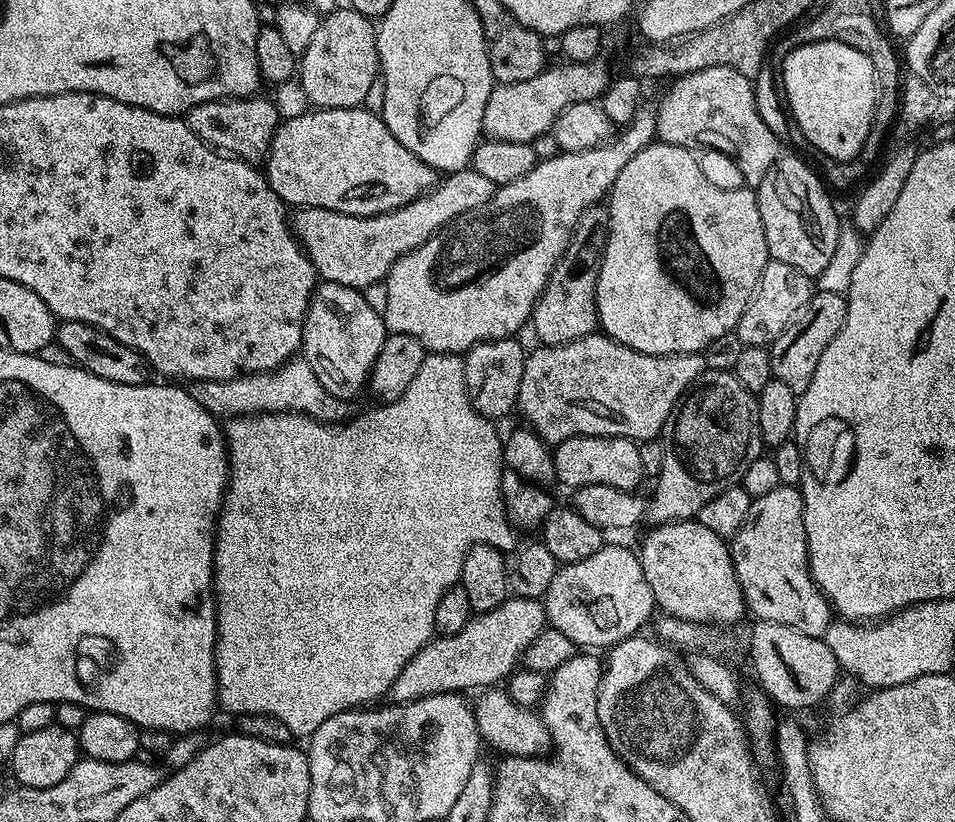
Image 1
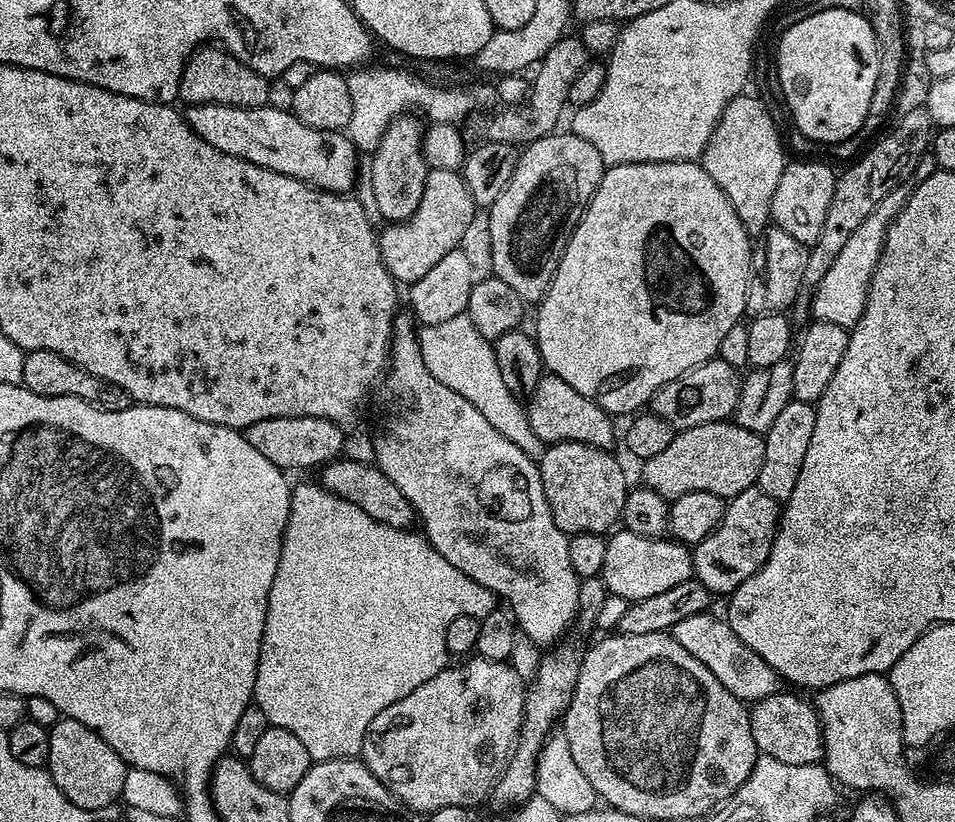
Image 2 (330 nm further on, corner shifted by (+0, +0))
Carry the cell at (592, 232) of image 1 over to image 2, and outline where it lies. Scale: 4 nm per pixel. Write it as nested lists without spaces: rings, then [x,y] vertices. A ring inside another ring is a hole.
[[[557,130],[527,145],[506,190],[487,209],[488,240],[492,243],[491,275],[497,276],[525,305],[535,305],[546,294],[566,242],[588,208],[606,171],[602,154],[571,131]]]

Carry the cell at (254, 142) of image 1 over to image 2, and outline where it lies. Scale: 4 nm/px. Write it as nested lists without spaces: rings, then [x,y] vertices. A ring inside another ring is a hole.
[[[201,46],[192,53],[188,63],[184,66],[184,73],[180,79],[179,99],[185,100],[185,105],[188,106],[193,104],[225,104],[235,108],[262,108],[268,103],[269,85],[269,81],[265,77],[258,75],[254,70],[250,70],[250,66],[238,62],[238,58],[231,56],[225,48]]]

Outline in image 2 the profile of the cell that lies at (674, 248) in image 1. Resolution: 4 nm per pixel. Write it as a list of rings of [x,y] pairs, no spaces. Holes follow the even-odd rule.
[[[679,160],[611,165],[605,171],[598,190],[592,195],[592,200],[582,214],[578,226],[573,230],[571,238],[566,242],[566,250],[558,262],[558,270],[535,309],[537,312],[534,335],[545,369],[551,375],[562,378],[566,386],[574,386],[578,394],[590,398],[613,417],[627,417],[629,414],[639,413],[659,388],[666,386],[666,382],[674,382],[674,378],[713,359],[720,351],[722,338],[735,324],[745,319],[746,290],[752,273],[753,251],[753,237],[748,235],[746,226],[742,226],[742,218],[738,218],[734,206],[730,206],[730,198],[722,194],[718,182],[714,182],[714,178],[706,174],[699,162]]]

